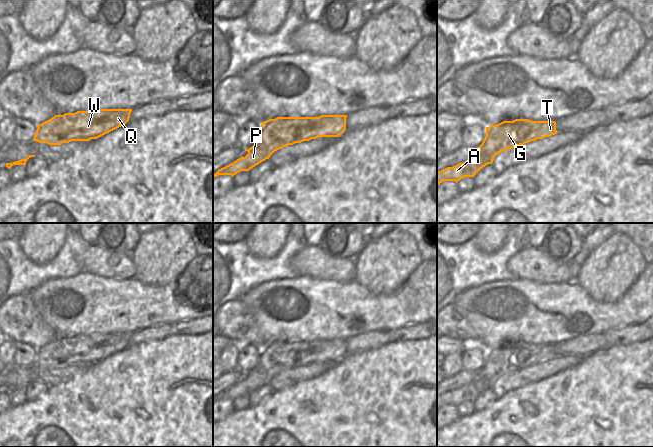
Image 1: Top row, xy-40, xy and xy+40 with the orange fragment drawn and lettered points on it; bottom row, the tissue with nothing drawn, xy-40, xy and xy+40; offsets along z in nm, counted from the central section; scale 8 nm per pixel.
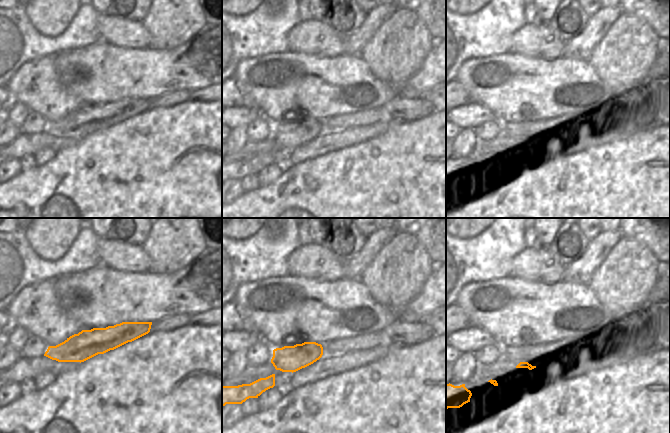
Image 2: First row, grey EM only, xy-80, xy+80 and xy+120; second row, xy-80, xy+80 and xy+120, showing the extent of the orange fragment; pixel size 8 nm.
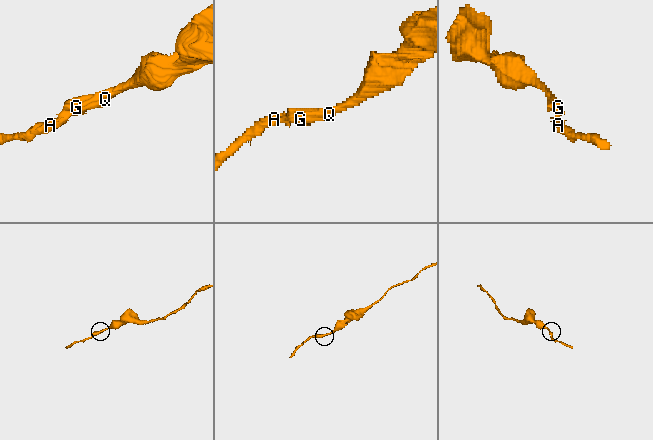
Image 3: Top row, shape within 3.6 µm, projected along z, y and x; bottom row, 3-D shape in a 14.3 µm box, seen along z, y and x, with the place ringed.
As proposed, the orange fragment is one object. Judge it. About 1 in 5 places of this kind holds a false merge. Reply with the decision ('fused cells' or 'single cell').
single cell

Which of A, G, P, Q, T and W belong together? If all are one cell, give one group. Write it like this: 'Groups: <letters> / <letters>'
Groups: A G P Q T W

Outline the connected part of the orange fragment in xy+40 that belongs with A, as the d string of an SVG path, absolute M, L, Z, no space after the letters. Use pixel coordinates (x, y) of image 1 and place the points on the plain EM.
M515 343L503 345L497 349L486 351L486 360L478 371L478 376L469 384L453 391L447 391L437 396L437 410L443 405L455 405L456 407L465 401L474 401L483 391L492 388L494 381L499 377L524 369L537 363L543 363L557 358L555 345L531 345L529 343Z

